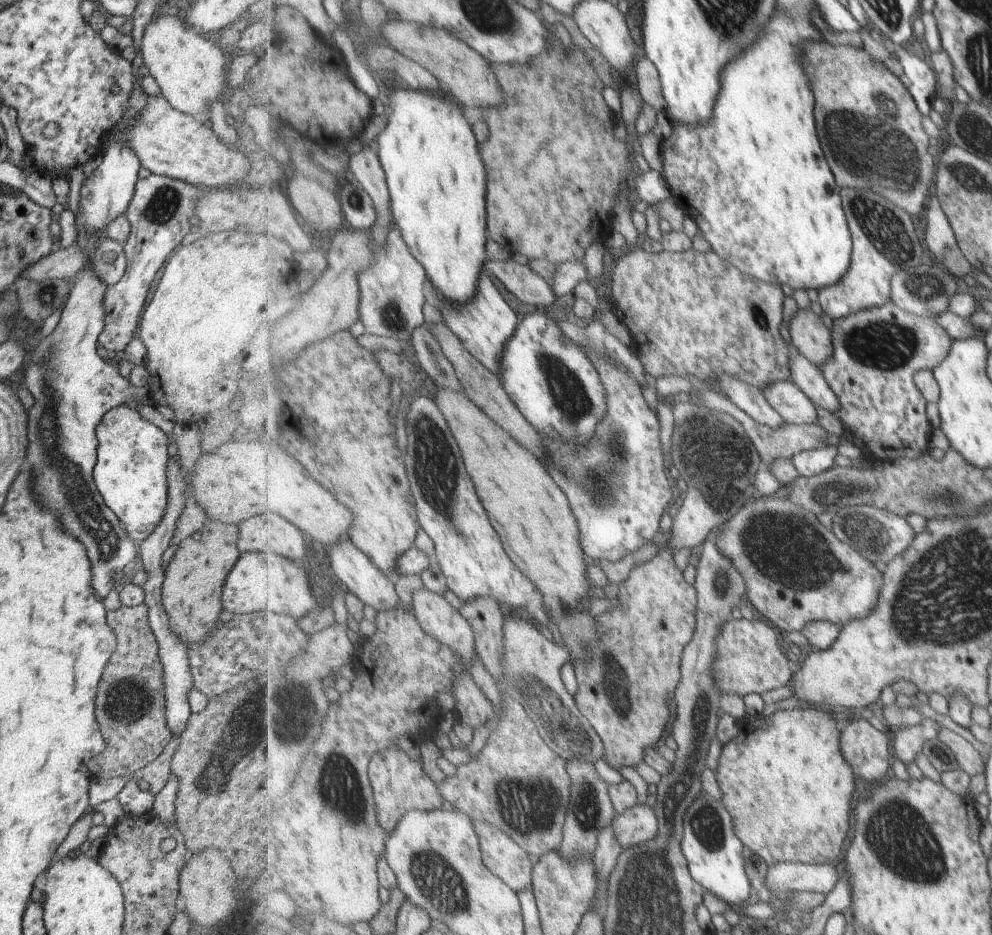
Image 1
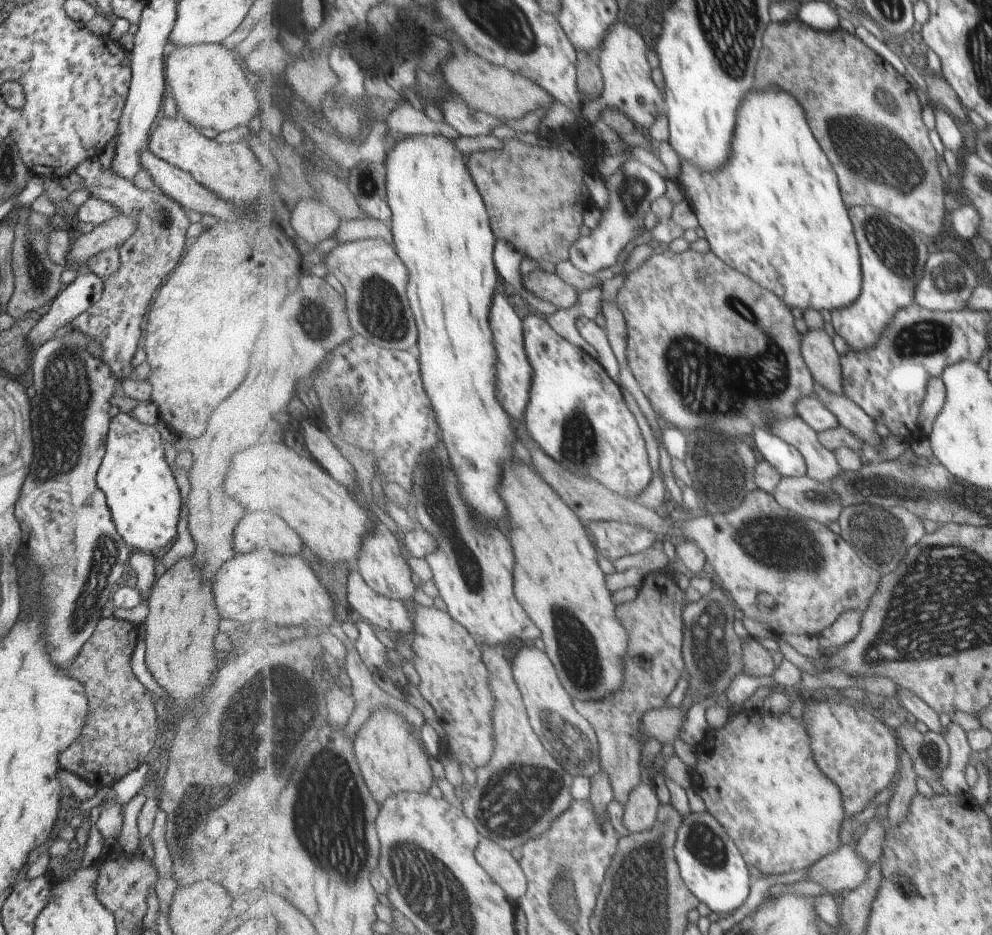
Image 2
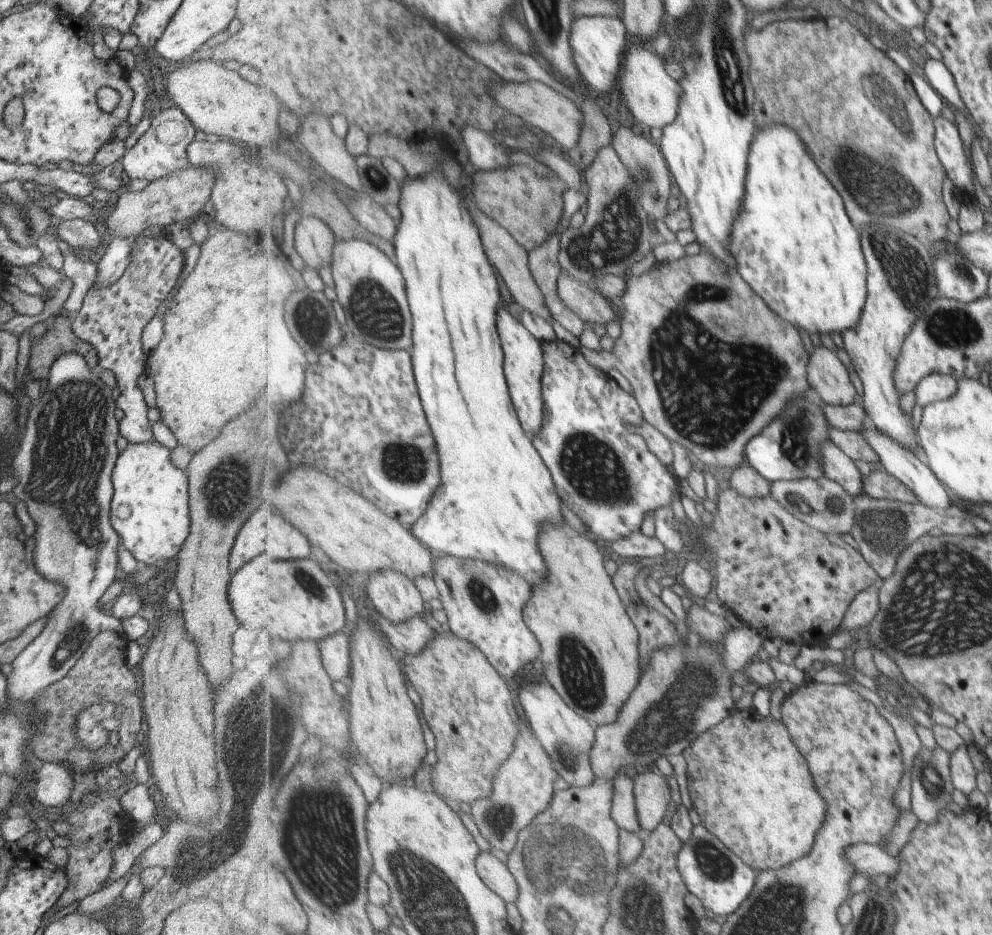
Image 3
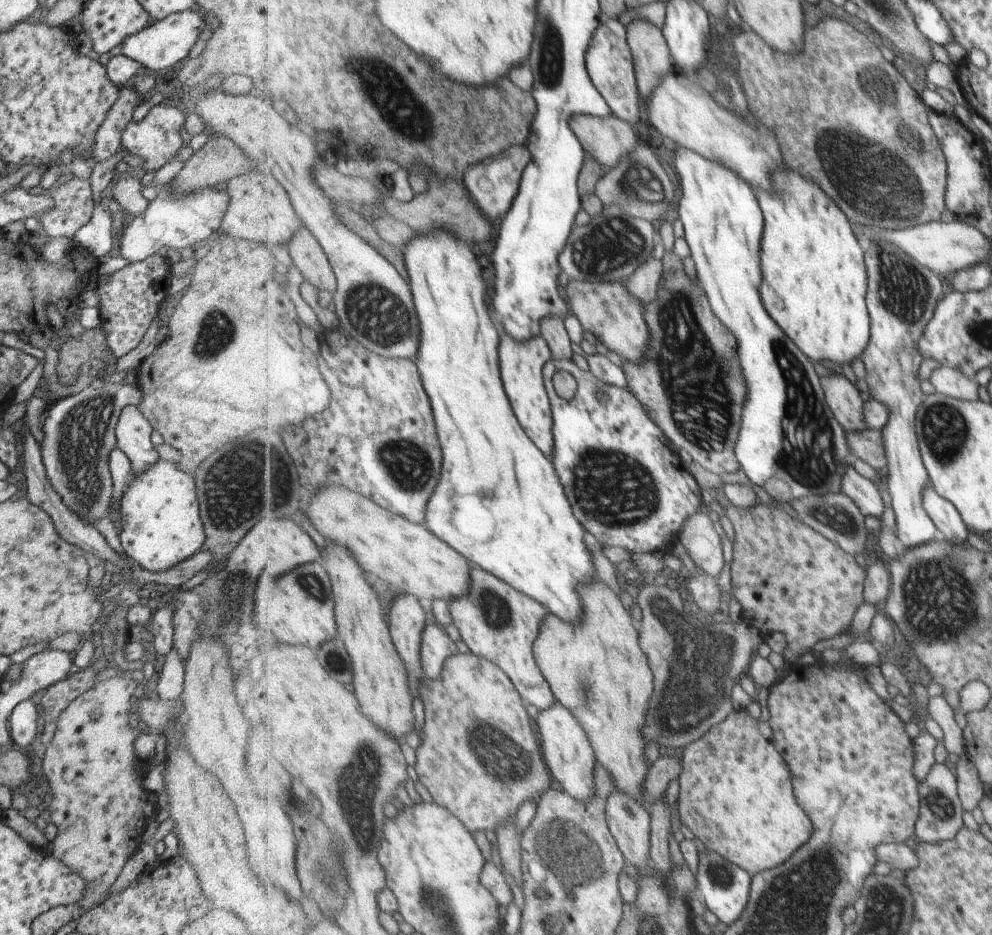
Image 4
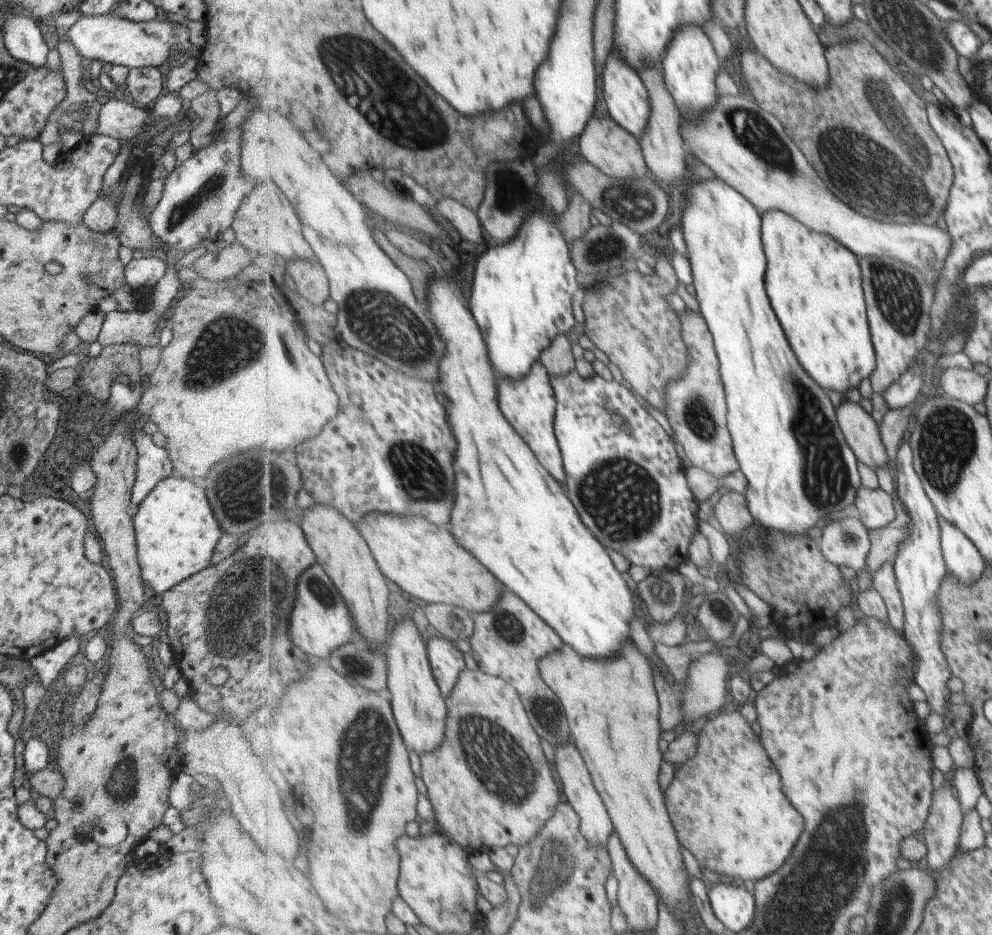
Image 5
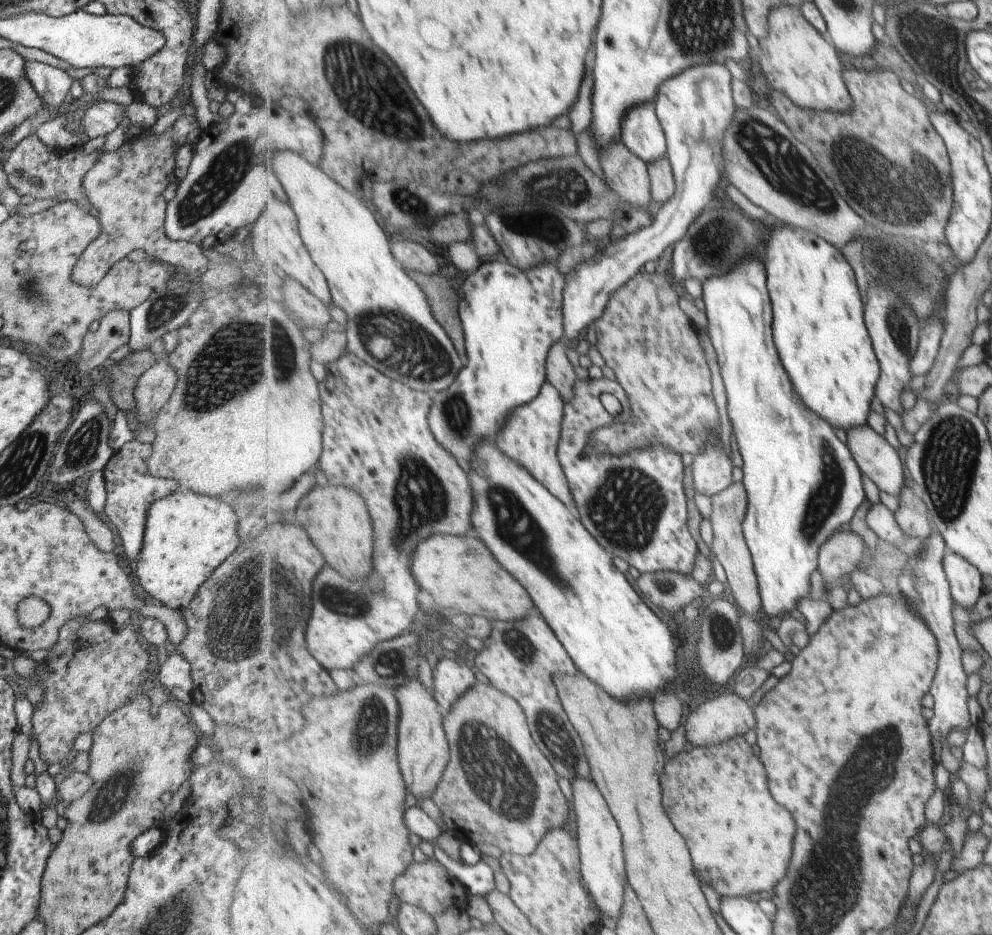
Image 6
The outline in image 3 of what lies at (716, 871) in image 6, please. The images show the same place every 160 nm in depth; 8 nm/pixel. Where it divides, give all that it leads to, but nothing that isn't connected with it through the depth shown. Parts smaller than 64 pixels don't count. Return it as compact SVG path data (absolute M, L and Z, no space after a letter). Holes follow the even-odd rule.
M752 708L734 710L719 726L698 736L683 756L689 761L689 794L701 821L756 872L778 871L814 850L830 806L817 790L809 764L783 720L763 717Z

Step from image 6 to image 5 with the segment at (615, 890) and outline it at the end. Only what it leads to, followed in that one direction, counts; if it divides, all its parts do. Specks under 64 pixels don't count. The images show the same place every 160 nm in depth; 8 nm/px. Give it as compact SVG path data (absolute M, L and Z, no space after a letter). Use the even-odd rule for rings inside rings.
M573 742L559 745L551 752L551 757L556 764L556 770L560 774L560 782L563 783L564 794L567 800L574 806L582 820L582 833L594 844L602 847L608 846L608 840L615 831L614 821L611 818L606 802L602 794L598 791L593 780L591 780L590 770L585 766L585 760L579 752L579 748Z

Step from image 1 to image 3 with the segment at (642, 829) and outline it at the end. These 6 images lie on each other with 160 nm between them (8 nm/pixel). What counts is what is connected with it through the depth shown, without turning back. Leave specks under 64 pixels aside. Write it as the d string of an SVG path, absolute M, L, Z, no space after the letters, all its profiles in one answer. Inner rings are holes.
M653 768L643 770L633 778L633 794L635 794L635 812L641 828L653 832L663 822L667 809L673 808L667 780Z

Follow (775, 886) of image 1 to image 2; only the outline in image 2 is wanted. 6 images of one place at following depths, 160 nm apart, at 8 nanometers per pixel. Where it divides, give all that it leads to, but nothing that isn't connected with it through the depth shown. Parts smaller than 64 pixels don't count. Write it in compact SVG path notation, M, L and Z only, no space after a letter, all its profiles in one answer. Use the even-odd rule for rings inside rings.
M843 844L833 855L827 855L812 867L809 867L806 870L808 880L820 884L823 888L827 888L835 894L850 892L857 888L868 877L871 866L867 867L867 864L855 854L853 848L854 846L851 846L851 844Z

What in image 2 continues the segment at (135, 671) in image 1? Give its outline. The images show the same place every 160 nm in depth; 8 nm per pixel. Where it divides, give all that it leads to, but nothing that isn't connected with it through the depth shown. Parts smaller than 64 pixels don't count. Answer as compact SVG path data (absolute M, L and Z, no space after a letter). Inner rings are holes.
M100 617L98 623L91 633L91 636L81 645L73 664L69 664L69 672L71 676L75 676L75 680L79 680L87 687L88 696L88 718L86 726L81 734L83 738L79 738L73 746L75 748L67 748L61 752L59 756L59 764L65 771L69 771L77 775L81 780L94 787L111 786L128 772L135 770L140 764L147 761L150 753L158 743L158 727L156 722L154 708L154 695L147 690L131 671L131 654L137 642L137 626L126 620L118 620Z

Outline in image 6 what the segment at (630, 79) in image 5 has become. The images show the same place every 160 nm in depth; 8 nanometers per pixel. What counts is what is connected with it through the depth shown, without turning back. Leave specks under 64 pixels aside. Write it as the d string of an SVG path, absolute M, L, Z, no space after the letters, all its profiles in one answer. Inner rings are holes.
M654 101L638 104L623 120L622 141L648 166L668 154L666 134L658 117Z

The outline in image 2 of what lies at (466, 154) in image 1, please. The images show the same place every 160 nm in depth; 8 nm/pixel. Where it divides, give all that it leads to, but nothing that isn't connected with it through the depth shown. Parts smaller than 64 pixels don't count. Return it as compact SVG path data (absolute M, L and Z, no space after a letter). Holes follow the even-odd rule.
M411 135L396 142L394 148L386 148L386 151L383 164L386 166L386 189L392 210L389 226L399 256L403 256L403 260L407 260L407 268L411 268L409 296L411 308L415 308L421 336L419 360L423 368L423 382L427 384L427 394L435 404L437 422L441 426L443 438L447 440L447 448L451 448L451 460L455 460L459 480L463 480L463 494L480 515L497 520L497 524L507 530L507 508L497 494L495 484L499 486L501 482L501 462L513 456L511 440L515 440L515 432L511 430L511 422L507 420L507 414L493 388L495 346L493 332L489 328L489 308L499 282L499 274L493 262L493 248L497 238L491 230L485 202L465 164L465 156L451 137Z

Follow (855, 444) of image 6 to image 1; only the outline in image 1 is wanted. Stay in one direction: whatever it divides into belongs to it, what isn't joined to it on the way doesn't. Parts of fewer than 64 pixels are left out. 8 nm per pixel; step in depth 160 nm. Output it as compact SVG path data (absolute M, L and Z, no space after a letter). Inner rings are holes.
M810 308L799 309L791 316L788 331L795 349L813 364L820 367L833 358L832 332Z

